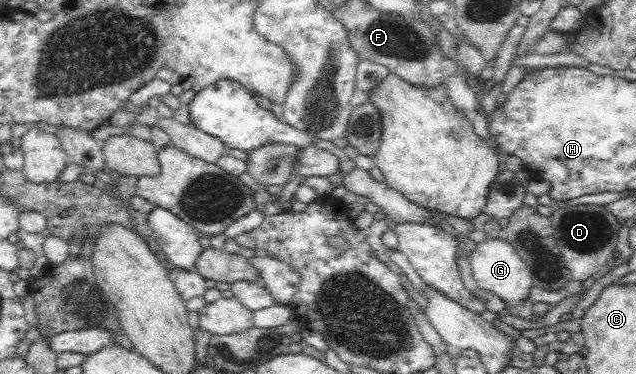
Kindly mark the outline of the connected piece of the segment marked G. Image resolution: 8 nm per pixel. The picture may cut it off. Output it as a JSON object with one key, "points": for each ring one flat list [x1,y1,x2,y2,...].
{"points":[[503,236,487,238,477,243,469,256,472,275,480,288,495,293,507,306,524,305,534,286,533,274,515,248]]}

